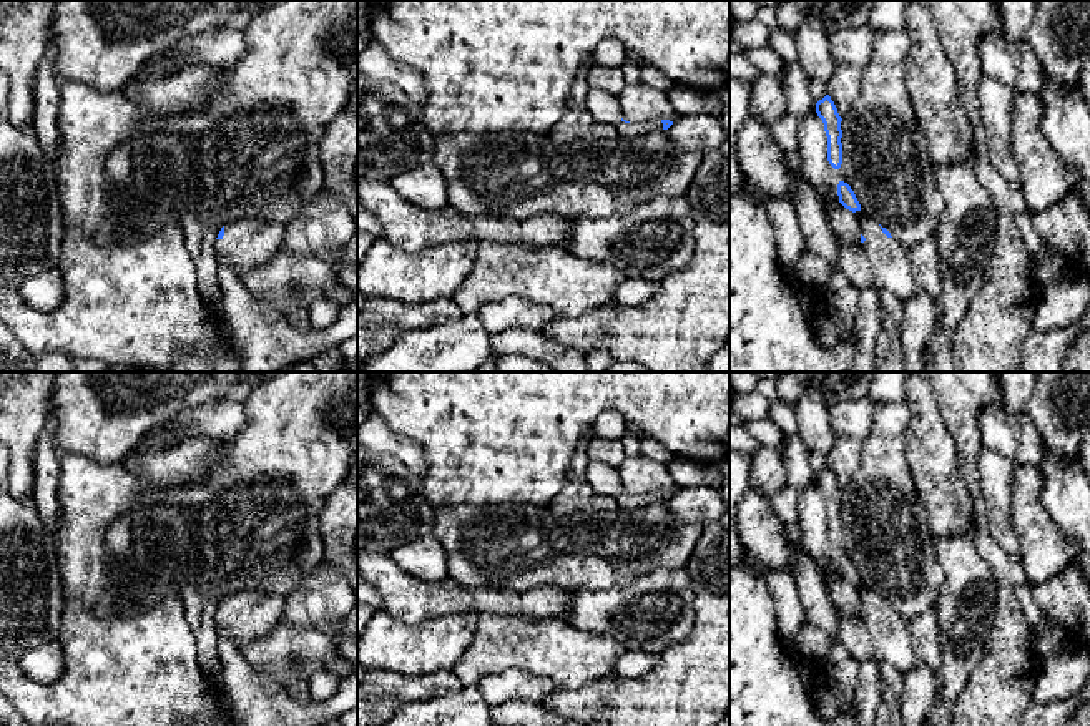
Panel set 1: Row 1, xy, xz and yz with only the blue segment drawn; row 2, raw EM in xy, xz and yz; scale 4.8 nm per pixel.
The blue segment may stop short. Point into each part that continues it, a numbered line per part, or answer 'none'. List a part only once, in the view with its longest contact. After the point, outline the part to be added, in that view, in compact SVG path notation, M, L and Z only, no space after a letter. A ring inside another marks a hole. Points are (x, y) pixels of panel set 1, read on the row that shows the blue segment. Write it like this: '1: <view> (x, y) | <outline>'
1: xy (245, 245) | M229 223L224 226L224 236L214 241L216 259L239 276L268 262L281 249L284 233L286 226L277 223Z

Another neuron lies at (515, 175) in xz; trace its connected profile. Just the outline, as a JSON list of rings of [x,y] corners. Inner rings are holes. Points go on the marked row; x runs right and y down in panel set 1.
[[[660,130],[568,143],[525,131],[444,135],[435,136],[432,163],[445,174],[449,204],[455,209],[523,219],[543,213],[608,218],[661,196],[685,196],[701,161],[703,153],[678,148]]]

